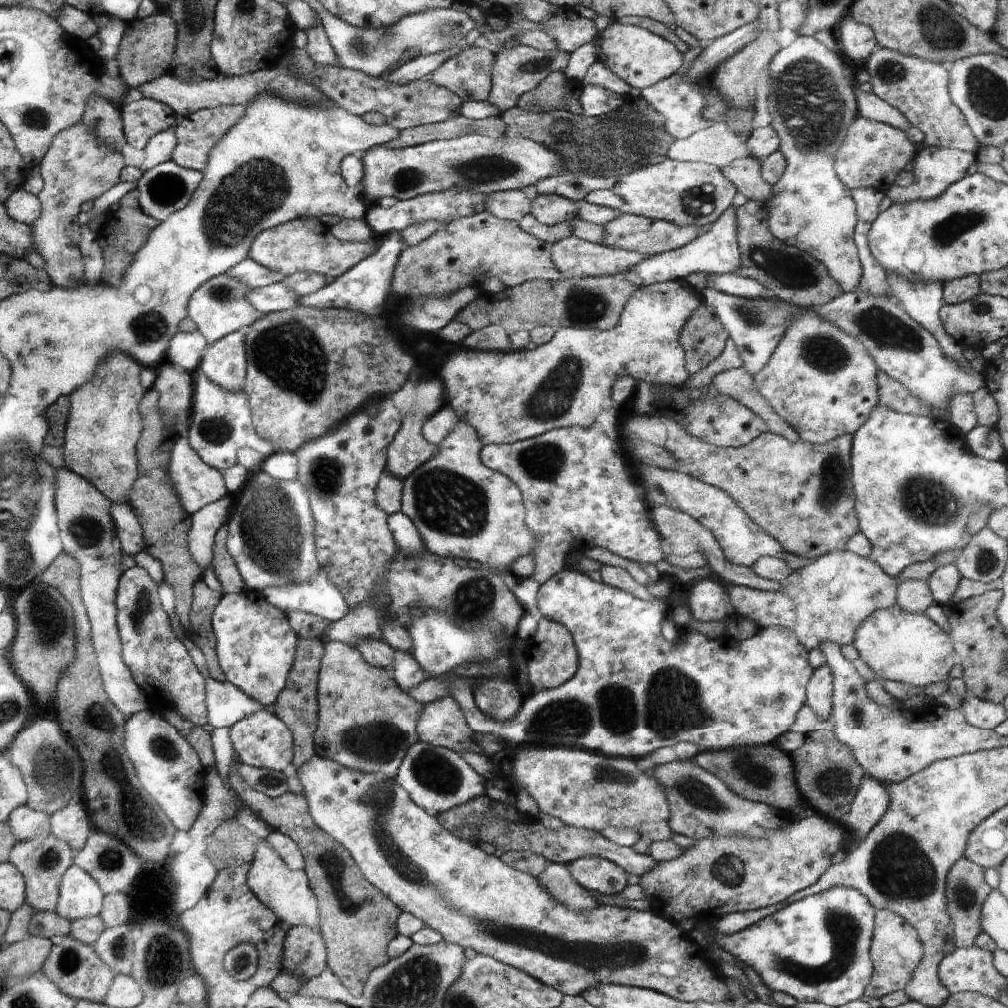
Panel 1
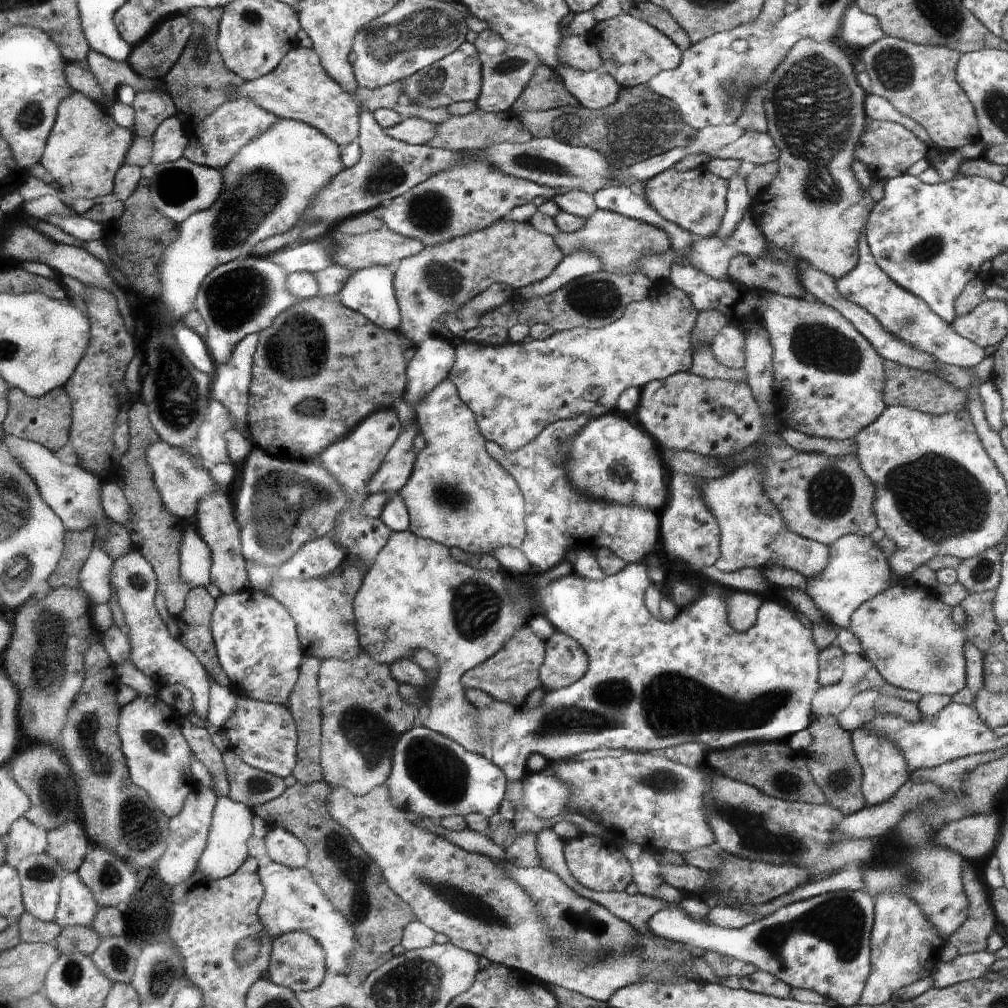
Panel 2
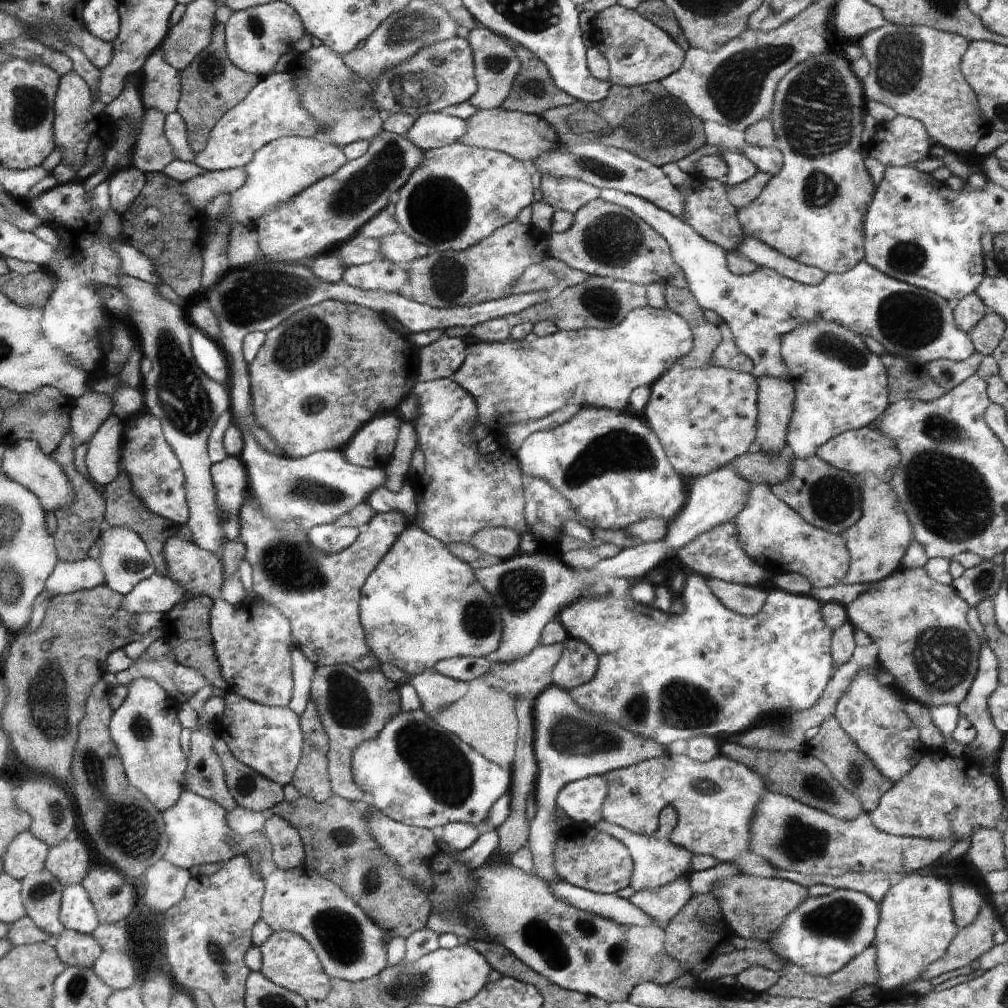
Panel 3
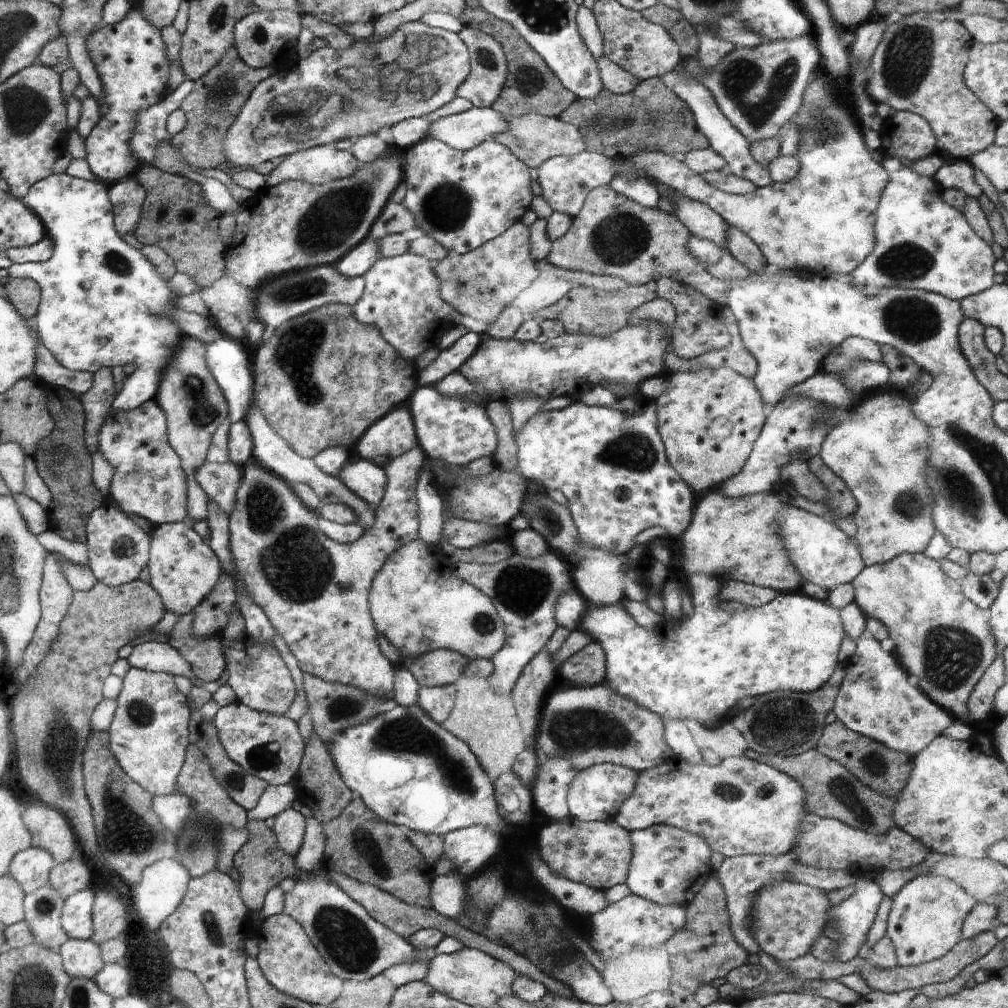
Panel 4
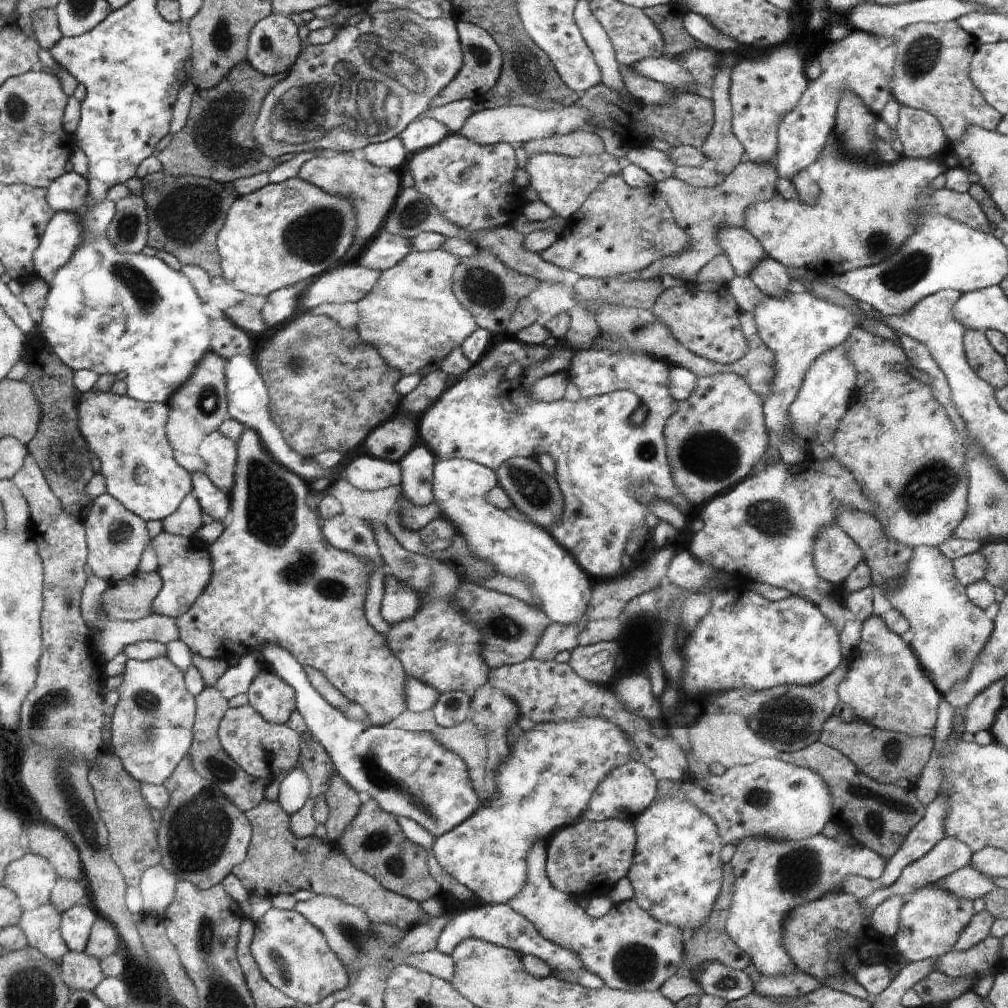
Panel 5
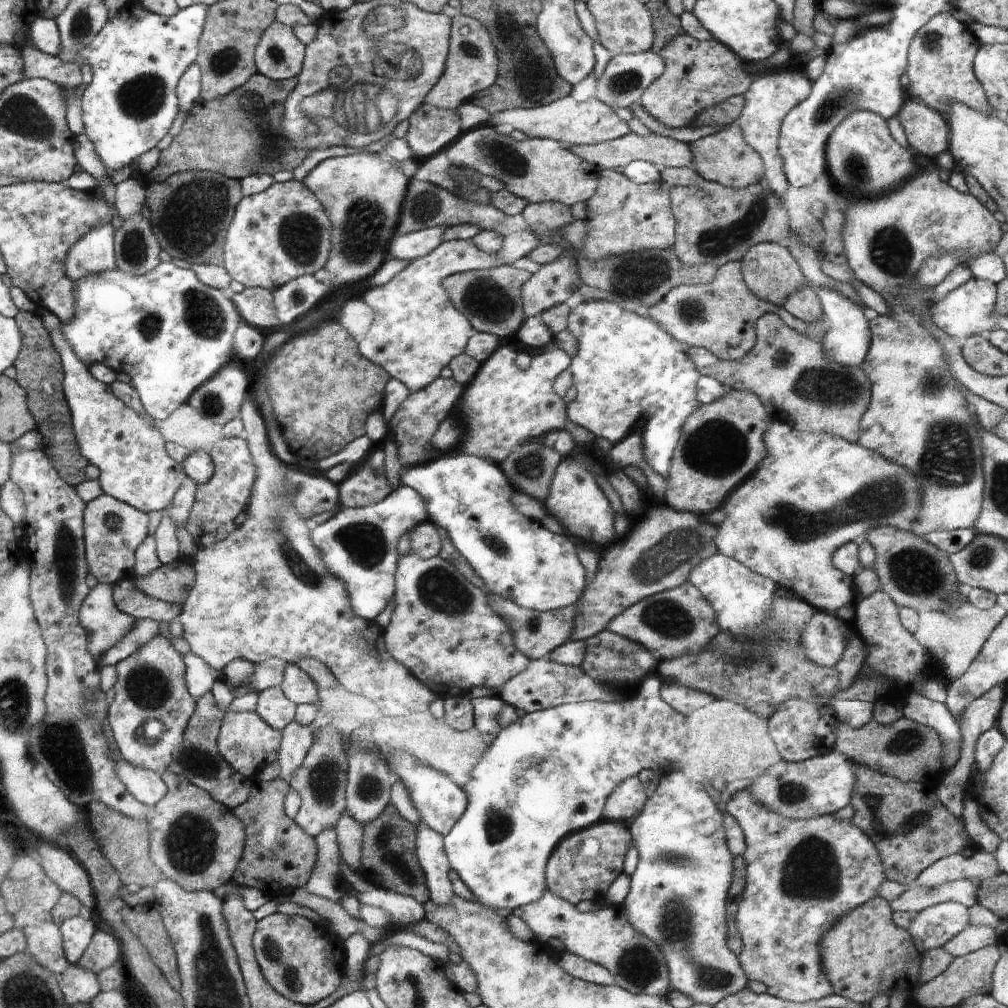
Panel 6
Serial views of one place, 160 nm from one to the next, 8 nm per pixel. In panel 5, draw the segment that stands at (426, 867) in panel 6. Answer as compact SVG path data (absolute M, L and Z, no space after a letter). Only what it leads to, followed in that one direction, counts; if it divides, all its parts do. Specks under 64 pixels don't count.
M440 890L439 896L444 901L444 910L449 911L449 919L443 925L437 942L437 949L442 954L451 955L453 950L465 938L476 937L494 943L495 945L509 948L510 950L518 952L518 954L532 955L542 959L549 964L552 975L553 970L557 970L563 976L560 979L561 981L578 983L592 990L601 989L605 985L599 976L588 972L583 967L580 957L577 954L554 944L554 942L546 940L534 928L534 924L526 920L524 916L518 914L515 910L512 910L509 904L498 904L498 906L469 906L445 891Z

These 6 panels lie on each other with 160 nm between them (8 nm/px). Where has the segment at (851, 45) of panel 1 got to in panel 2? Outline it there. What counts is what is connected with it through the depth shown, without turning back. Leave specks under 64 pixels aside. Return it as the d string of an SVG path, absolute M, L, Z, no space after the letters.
M852 4L846 10L846 14L843 14L841 26L842 38L848 44L854 44L854 46L860 46L860 48L872 44L874 40L882 38L882 34L884 34L878 18L862 12L856 4Z

